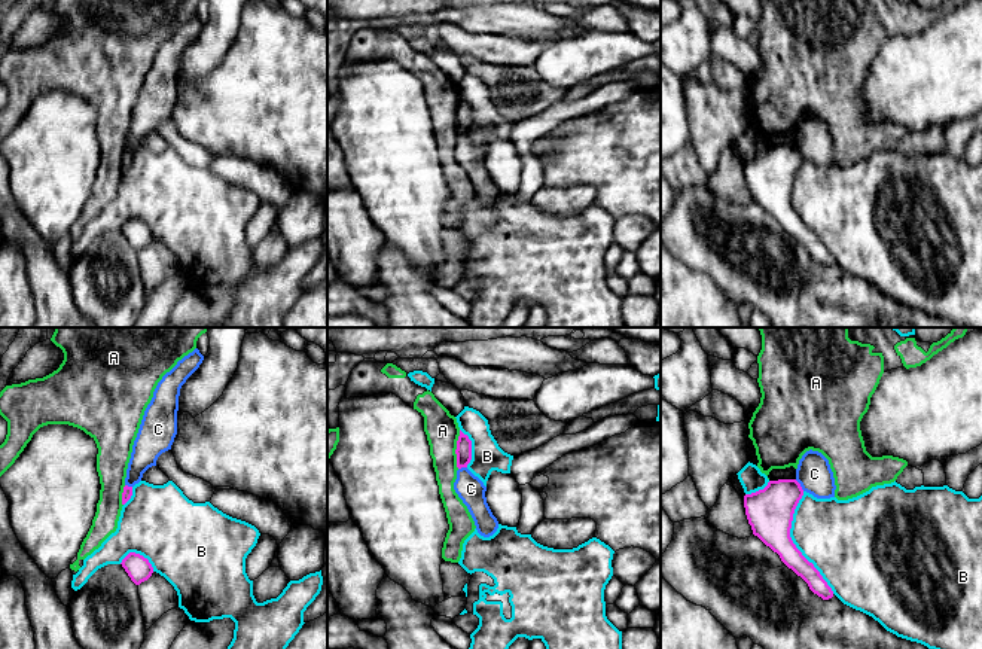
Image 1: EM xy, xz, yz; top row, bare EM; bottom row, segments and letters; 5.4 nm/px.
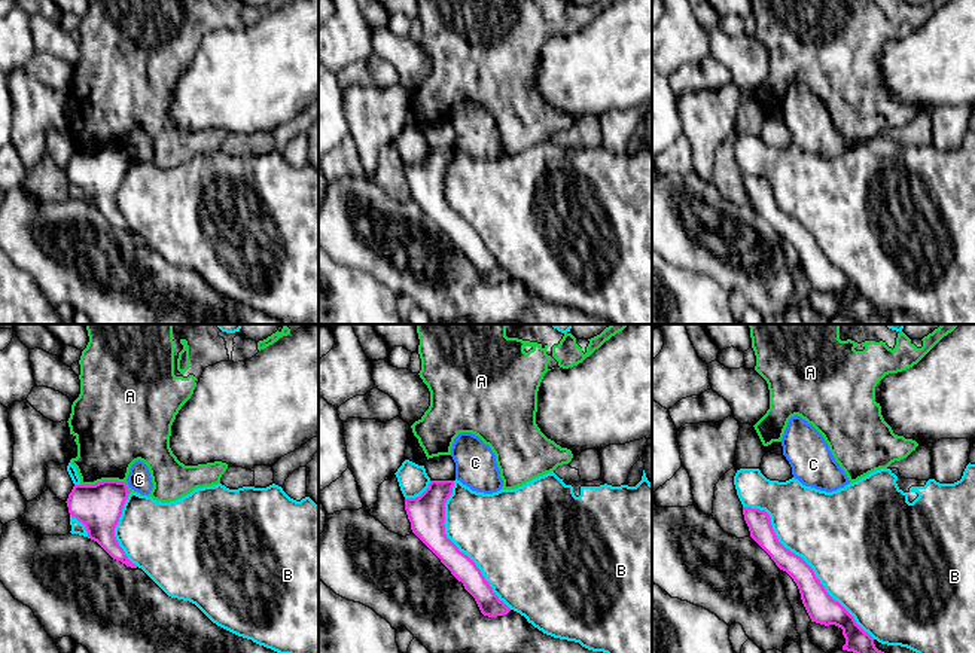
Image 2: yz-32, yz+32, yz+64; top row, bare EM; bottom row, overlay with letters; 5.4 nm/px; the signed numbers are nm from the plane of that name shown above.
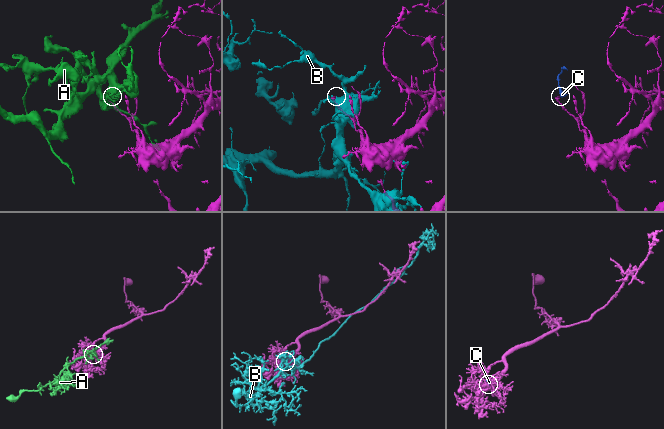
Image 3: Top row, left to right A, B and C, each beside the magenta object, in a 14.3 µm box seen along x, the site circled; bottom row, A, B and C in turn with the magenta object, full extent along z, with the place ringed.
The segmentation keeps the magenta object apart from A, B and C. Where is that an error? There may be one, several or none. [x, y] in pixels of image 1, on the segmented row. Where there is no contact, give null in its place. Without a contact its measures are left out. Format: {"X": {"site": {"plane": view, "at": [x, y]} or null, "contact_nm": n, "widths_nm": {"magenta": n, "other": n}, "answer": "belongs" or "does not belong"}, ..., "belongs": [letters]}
{"A": {"site": {"plane": "xz", "at": [456, 450]}, "contact_nm": 200, "widths_nm": {"magenta": 90, "other": 180}, "answer": "does not belong"}, "B": {"site": {"plane": "yz", "at": [792, 542]}, "contact_nm": 600, "widths_nm": {"magenta": 260, "other": 400}, "answer": "does not belong"}, "C": {"site": {"plane": "yz", "at": [799, 486]}, "contact_nm": 80, "widths_nm": {"magenta": 260, "other": 190}, "answer": "does not belong"}, "belongs": []}

